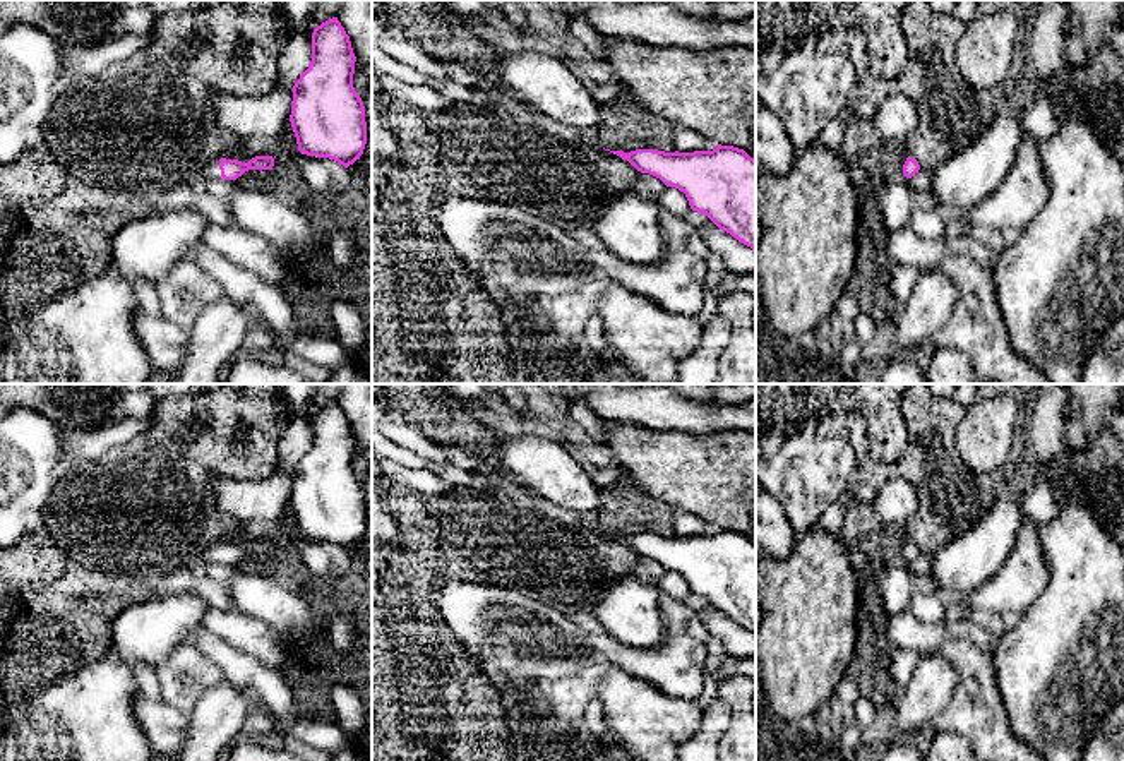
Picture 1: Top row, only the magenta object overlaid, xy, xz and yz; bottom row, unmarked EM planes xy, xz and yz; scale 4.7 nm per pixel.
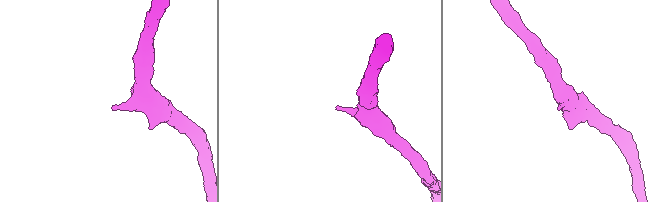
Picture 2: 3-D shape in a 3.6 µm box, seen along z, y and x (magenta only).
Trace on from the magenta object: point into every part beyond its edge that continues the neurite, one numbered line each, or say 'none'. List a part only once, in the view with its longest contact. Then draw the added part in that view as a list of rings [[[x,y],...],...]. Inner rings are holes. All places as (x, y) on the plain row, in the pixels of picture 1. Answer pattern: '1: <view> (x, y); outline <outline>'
1: xy (211, 554); outline [[[219,543],[209,545],[204,552],[200,552],[199,555],[195,555],[192,562],[224,564],[221,560]]]

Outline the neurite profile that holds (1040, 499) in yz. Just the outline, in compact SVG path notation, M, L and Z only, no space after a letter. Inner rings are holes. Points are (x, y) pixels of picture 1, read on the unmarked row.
M1033 466L1028 473L1028 487L1023 494L1026 518L1037 526L1059 518L1059 490L1052 485L1050 466Z

